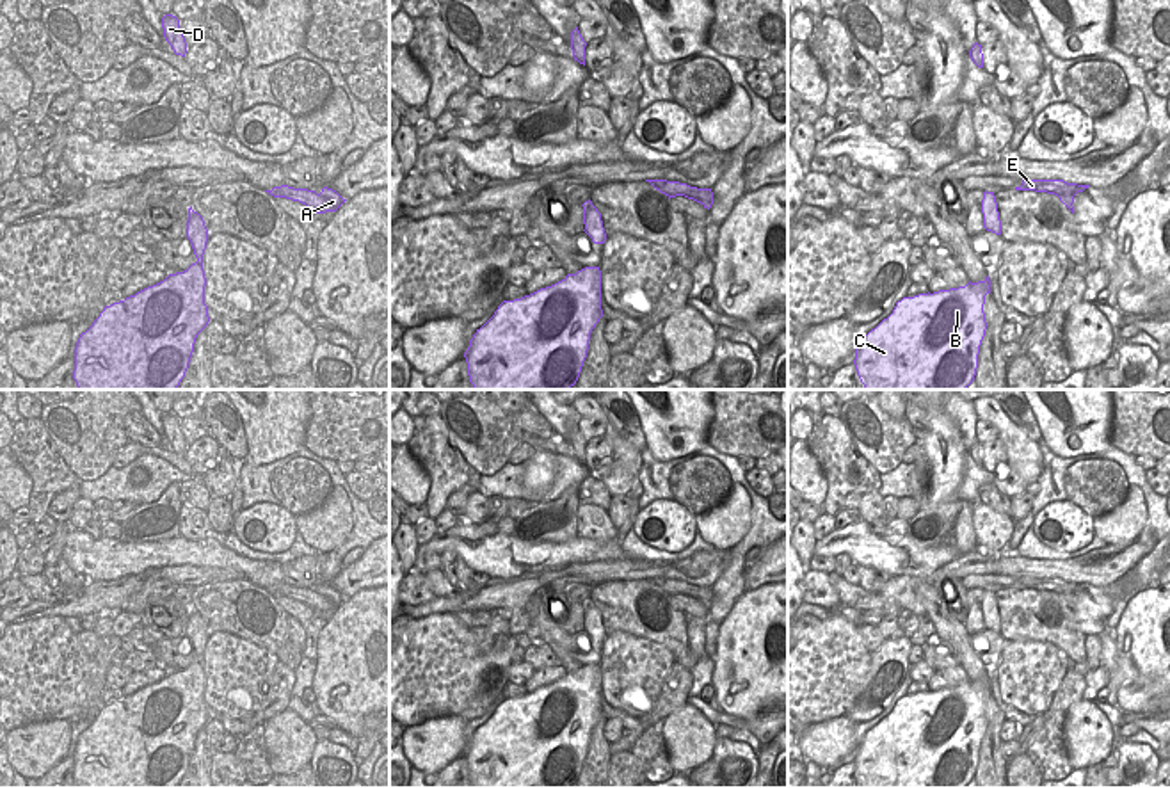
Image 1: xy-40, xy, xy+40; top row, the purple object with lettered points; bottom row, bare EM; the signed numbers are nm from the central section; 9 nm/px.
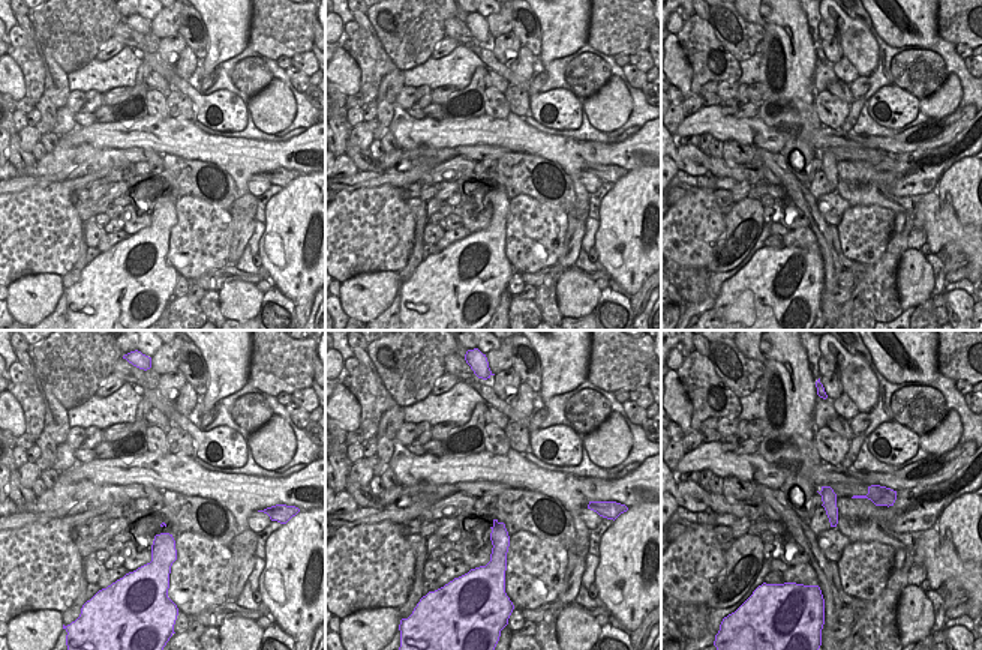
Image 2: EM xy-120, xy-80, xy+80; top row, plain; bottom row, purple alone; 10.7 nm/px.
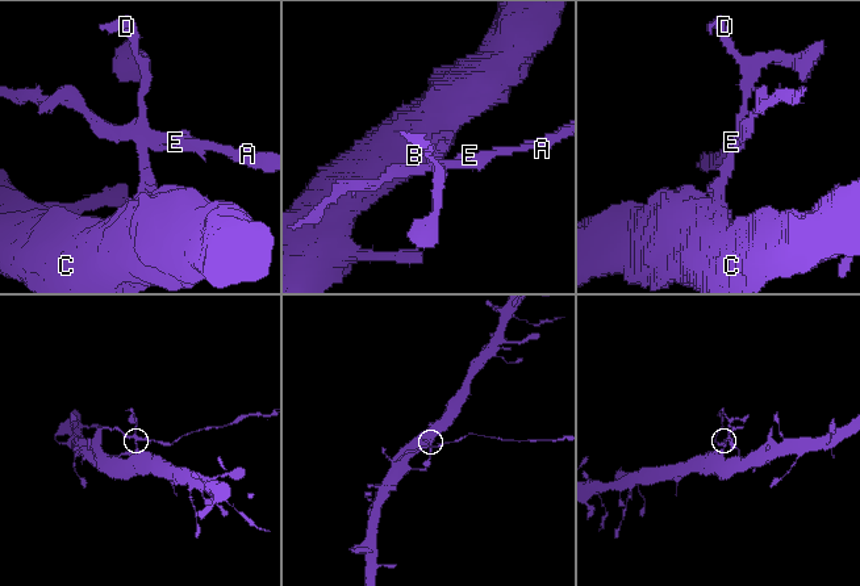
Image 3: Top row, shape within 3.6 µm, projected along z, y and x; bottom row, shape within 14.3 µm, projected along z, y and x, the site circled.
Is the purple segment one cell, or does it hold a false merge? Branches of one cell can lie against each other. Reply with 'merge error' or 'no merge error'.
merge error

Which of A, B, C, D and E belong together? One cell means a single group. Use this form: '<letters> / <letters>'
A D E / B C

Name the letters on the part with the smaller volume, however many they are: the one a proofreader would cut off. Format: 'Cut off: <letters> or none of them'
Cut off: A, D, E

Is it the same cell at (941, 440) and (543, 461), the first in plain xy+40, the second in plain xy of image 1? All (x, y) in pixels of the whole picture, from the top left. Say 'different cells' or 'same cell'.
same cell

